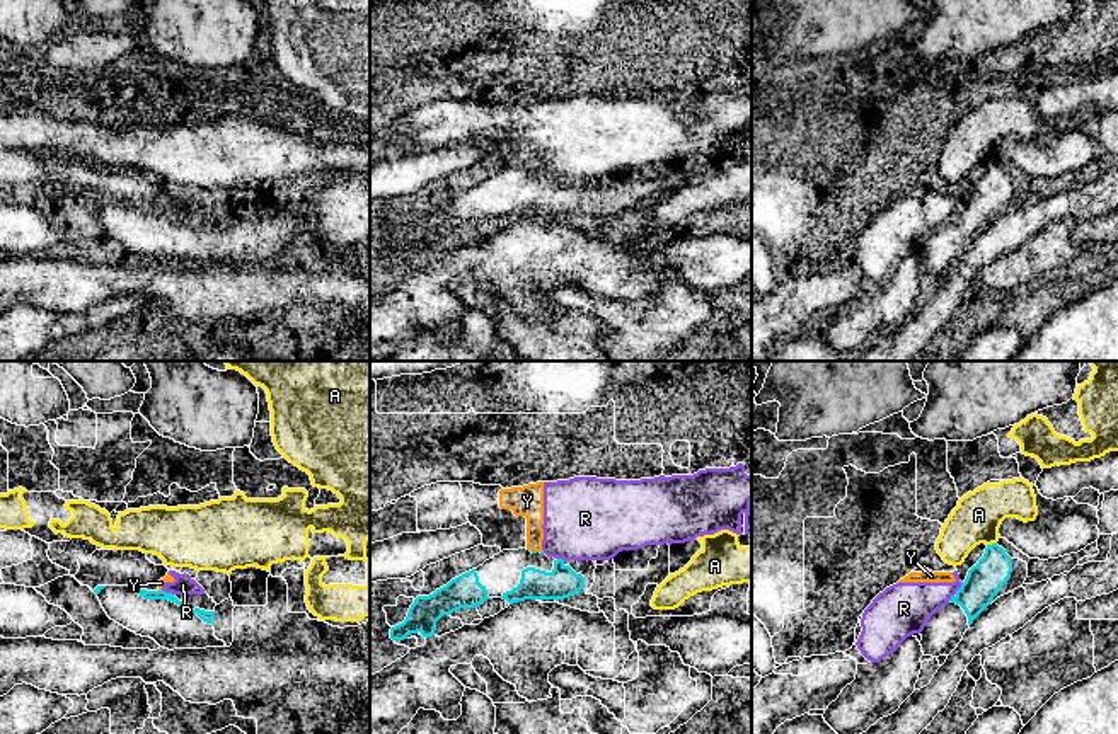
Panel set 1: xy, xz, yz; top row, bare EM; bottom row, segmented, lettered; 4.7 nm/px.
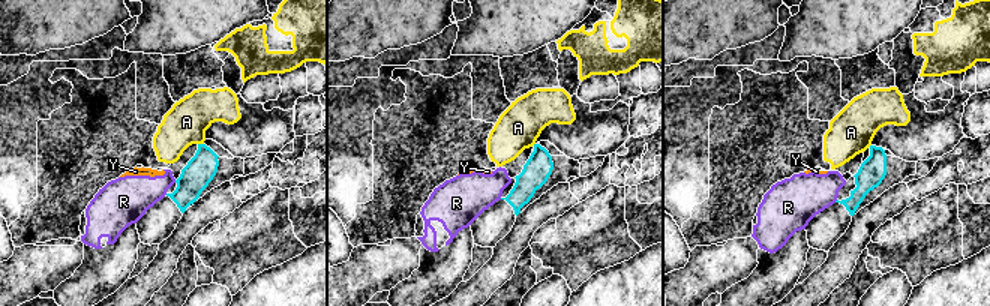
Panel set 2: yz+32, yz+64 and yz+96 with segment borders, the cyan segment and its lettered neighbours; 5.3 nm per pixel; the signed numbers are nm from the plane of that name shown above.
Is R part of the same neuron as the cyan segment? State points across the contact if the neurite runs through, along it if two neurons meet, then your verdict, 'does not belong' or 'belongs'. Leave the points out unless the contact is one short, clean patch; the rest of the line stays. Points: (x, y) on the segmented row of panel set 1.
along yz (963, 583), (948, 600) | does not belong

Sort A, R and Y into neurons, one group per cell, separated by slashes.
A / R Y

